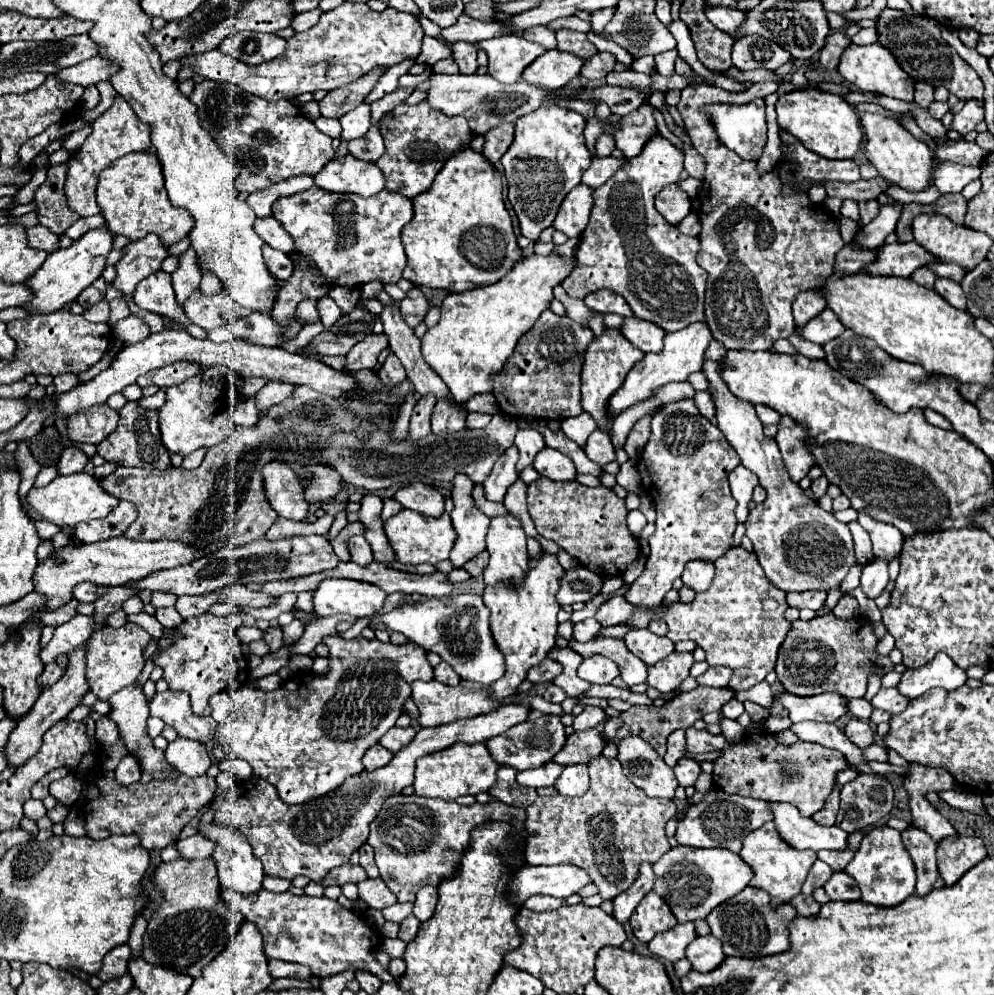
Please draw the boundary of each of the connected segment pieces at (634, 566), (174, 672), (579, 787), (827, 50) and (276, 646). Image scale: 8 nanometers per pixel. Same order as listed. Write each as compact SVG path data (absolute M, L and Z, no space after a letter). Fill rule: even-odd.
M640 556L638 560L634 560L634 562L626 568L626 572L624 572L624 576L622 576L626 584L632 584L632 582L642 574L642 570L644 570L644 562L646 562L644 556Z
M204 612L200 616L194 616L190 620L184 622L184 628L180 626L180 630L184 632L184 636L176 638L174 644L162 652L154 662L158 666L162 666L164 670L164 680L168 682L168 686L172 690L184 690L190 694L190 700L192 700L192 710L194 714L198 716L210 716L210 706L208 706L208 698L216 692L222 692L222 690L238 690L244 686L246 678L248 678L248 664L242 656L242 646L240 646L240 640L236 636L236 630L242 626L242 618L240 616L224 616L224 618L218 618L210 612Z
M570 764L564 766L564 772L556 780L556 790L562 796L580 796L588 790L590 778L588 778L588 766L586 764Z
M834 32L828 36L824 48L820 50L820 68L822 70L834 70L840 62L840 54L844 52L844 48L850 44L850 38L842 32Z
M276 626L276 628L268 628L268 630L264 632L264 640L266 640L268 648L270 648L270 652L268 652L268 654L274 654L274 652L276 652L276 650L280 650L280 648L282 648L282 644L284 644L282 628L280 628L280 626Z

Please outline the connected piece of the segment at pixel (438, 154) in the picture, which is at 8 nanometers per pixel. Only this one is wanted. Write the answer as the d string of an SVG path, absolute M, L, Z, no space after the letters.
M424 102L416 106L396 106L380 122L380 132L386 152L380 160L376 160L376 166L386 178L386 190L404 194L406 198L428 192L446 160L472 140L472 130L468 128L464 116L444 116L442 112L428 108Z

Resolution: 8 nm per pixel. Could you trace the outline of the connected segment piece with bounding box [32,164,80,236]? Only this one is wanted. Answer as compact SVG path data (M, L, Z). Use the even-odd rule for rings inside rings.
M66 164L50 166L46 182L36 190L32 200L36 204L38 222L58 236L62 236L80 218L64 204L64 180Z

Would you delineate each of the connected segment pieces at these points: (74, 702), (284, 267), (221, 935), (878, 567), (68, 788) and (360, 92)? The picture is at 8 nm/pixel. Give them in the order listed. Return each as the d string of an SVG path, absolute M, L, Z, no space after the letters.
M84 646L76 648L74 652L70 652L70 666L66 668L60 684L54 684L52 688L48 688L48 692L42 692L40 698L36 700L34 708L18 720L18 726L12 730L10 740L6 744L6 756L8 756L8 764L10 766L22 766L28 758L32 758L40 746L42 746L42 736L48 728L52 728L56 722L60 722L62 718L66 718L66 714L76 708L80 704L80 698L84 696L84 692L88 692L88 684L84 680Z
M268 244L262 246L262 254L264 254L264 260L266 260L268 270L272 272L272 276L276 276L276 278L282 280L282 282L286 282L286 280L292 276L294 264L292 264L292 260L288 258L288 254L284 254L284 252L280 252L280 250L268 246Z
M212 858L208 860L172 860L162 862L154 876L154 886L162 892L160 906L152 912L144 934L144 960L154 966L162 966L192 978L200 976L200 970L212 962L224 944L232 940L236 928L244 922L240 912L230 910L220 900L220 880Z
M872 560L870 564L866 564L860 578L862 592L868 598L878 598L886 586L888 586L888 564L884 564L884 560Z
M68 774L66 778L60 778L58 782L50 784L50 794L64 806L74 806L80 798L82 784L74 774Z
M374 68L368 74L364 74L362 78L342 86L342 88L334 88L330 90L324 100L320 100L320 112L322 116L328 118L340 118L346 112L350 112L352 108L356 108L358 104L364 102L364 98L372 92L372 88L376 86L376 82L380 80L380 76L384 74L384 68Z

